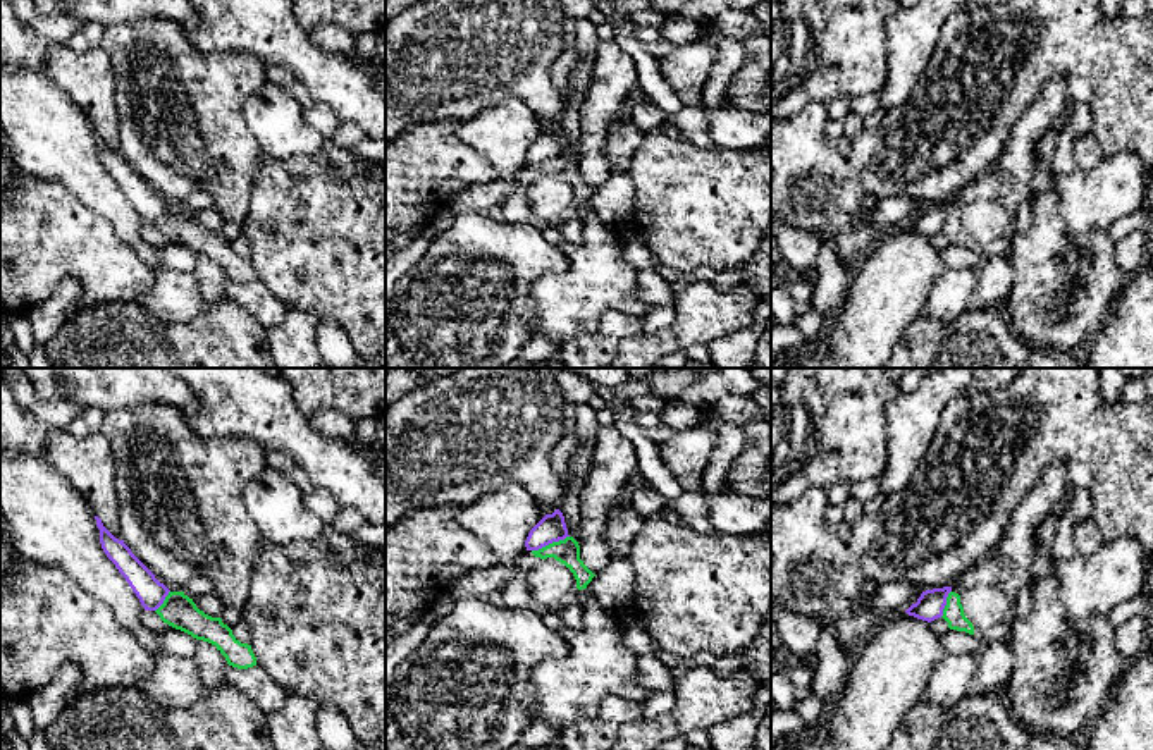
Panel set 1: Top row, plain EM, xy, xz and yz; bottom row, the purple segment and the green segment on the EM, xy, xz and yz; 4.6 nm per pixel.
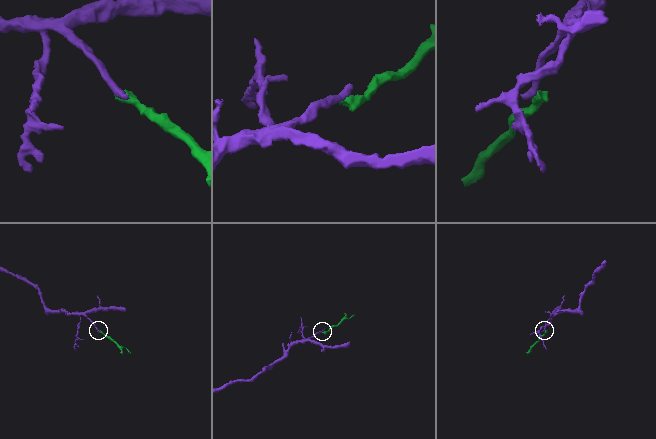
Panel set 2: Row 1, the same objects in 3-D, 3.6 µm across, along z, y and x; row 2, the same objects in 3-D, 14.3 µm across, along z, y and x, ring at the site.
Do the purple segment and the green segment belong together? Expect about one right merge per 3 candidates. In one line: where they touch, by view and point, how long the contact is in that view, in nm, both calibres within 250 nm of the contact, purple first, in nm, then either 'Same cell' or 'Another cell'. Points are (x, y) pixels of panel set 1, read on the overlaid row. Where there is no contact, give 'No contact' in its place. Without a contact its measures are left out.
Touches purple at xz (549, 542). Shared border 190 nm. Thickness 130 nm (purple) against 120 nm. Another cell

